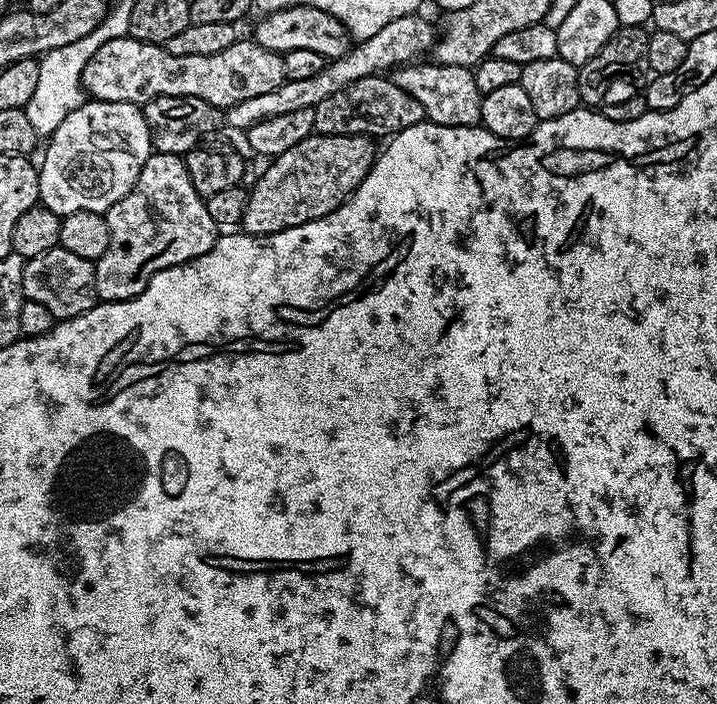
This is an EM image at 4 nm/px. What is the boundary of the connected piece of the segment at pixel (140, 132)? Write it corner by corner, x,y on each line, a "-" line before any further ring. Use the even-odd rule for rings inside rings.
93,99
81,104
78,110
66,114
66,118
62,118
62,126
58,126
58,130
54,130
47,137
46,144
48,149
44,152
44,161
39,161
38,164
39,203
61,218
74,214
74,210
107,213
108,208
114,206
114,202
130,194
134,182
138,182
142,166
146,166
154,151
141,105

